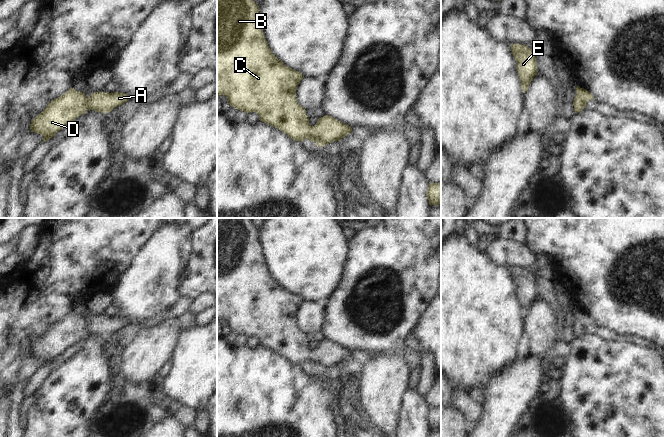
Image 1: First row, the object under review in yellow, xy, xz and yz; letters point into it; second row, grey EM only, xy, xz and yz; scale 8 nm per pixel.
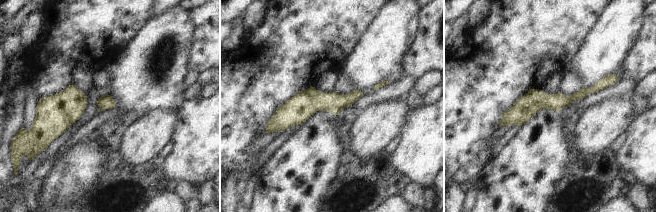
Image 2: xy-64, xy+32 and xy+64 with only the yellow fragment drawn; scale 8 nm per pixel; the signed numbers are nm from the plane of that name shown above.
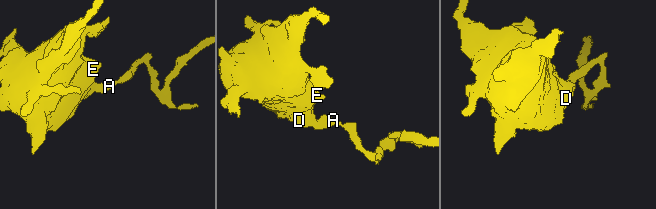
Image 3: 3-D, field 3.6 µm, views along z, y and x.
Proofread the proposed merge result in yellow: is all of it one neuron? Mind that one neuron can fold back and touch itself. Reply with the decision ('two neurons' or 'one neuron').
one neuron

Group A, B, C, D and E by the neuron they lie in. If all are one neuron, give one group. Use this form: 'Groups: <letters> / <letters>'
Groups: A B C D E

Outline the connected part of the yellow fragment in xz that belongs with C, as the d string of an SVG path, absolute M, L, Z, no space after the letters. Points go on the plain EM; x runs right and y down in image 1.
M217 218L217 320L225 319L227 325L240 335L255 336L259 344L287 358L295 365L308 363L314 365L317 371L323 371L333 365L340 365L350 358L352 352L337 343L325 339L311 350L306 333L297 325L296 314L304 300L286 290L269 272L260 244L259 230L252 224L251 218Z

